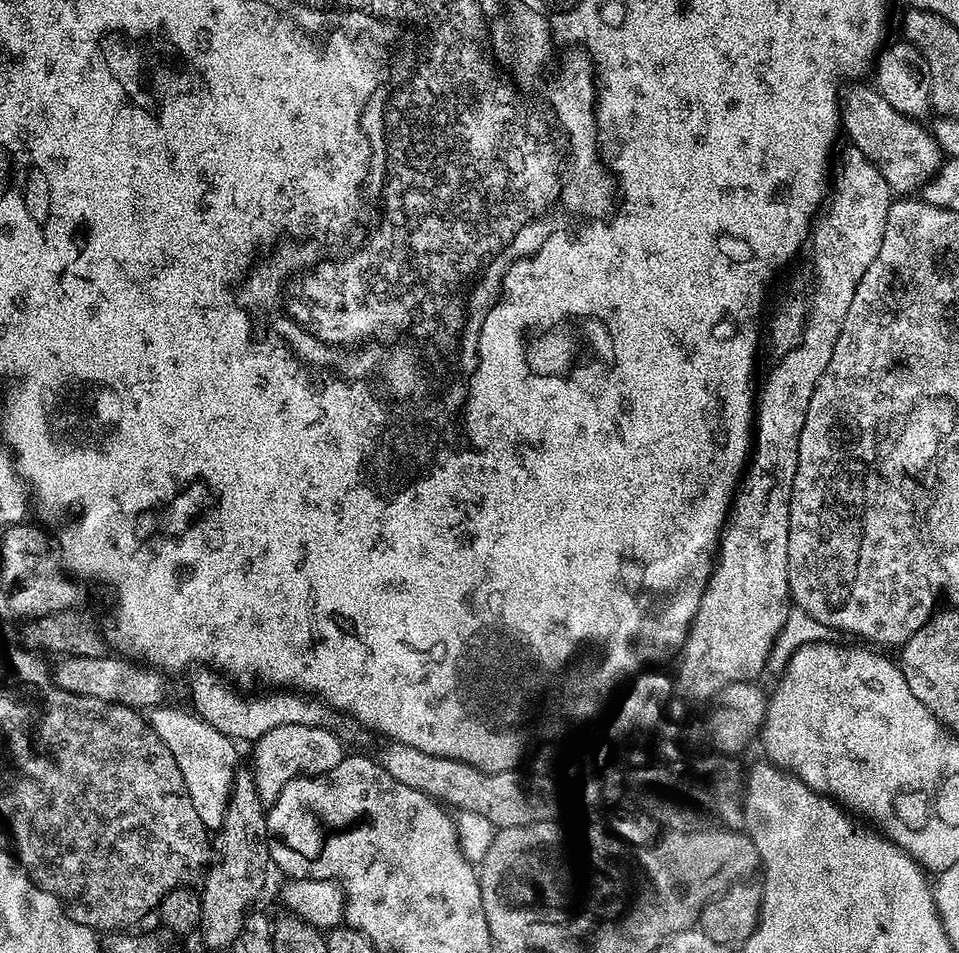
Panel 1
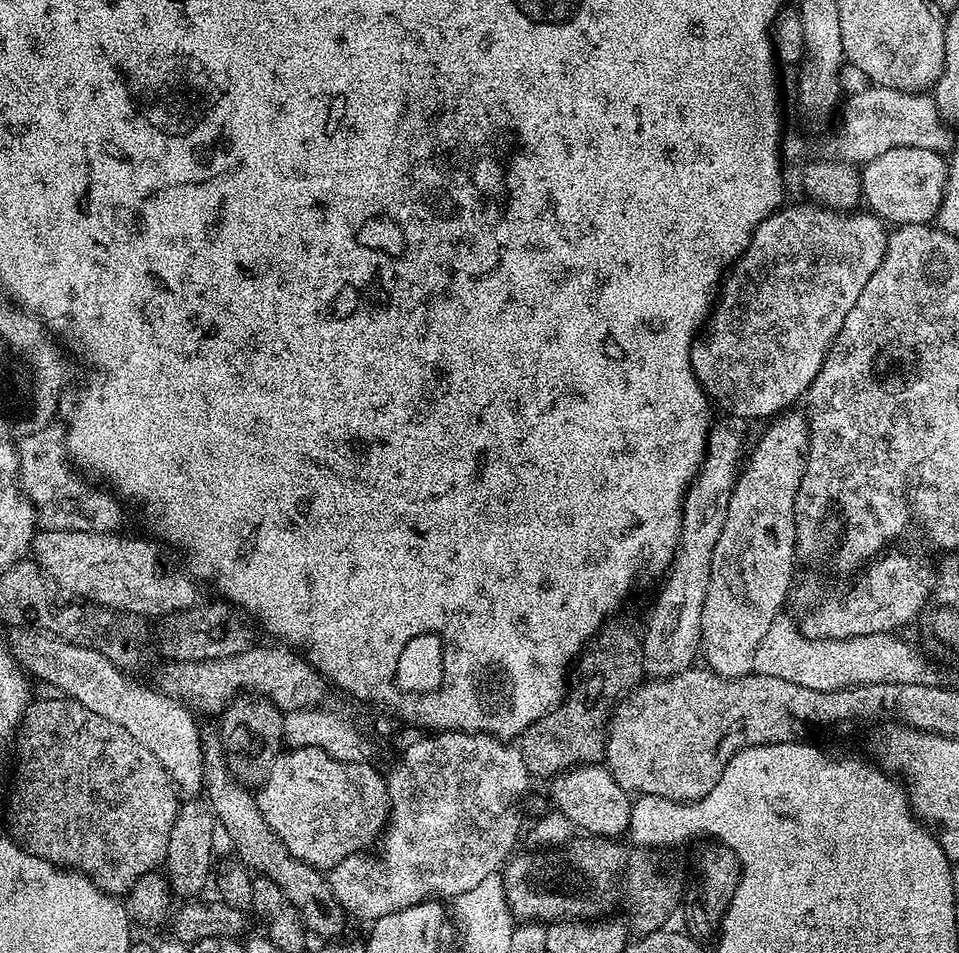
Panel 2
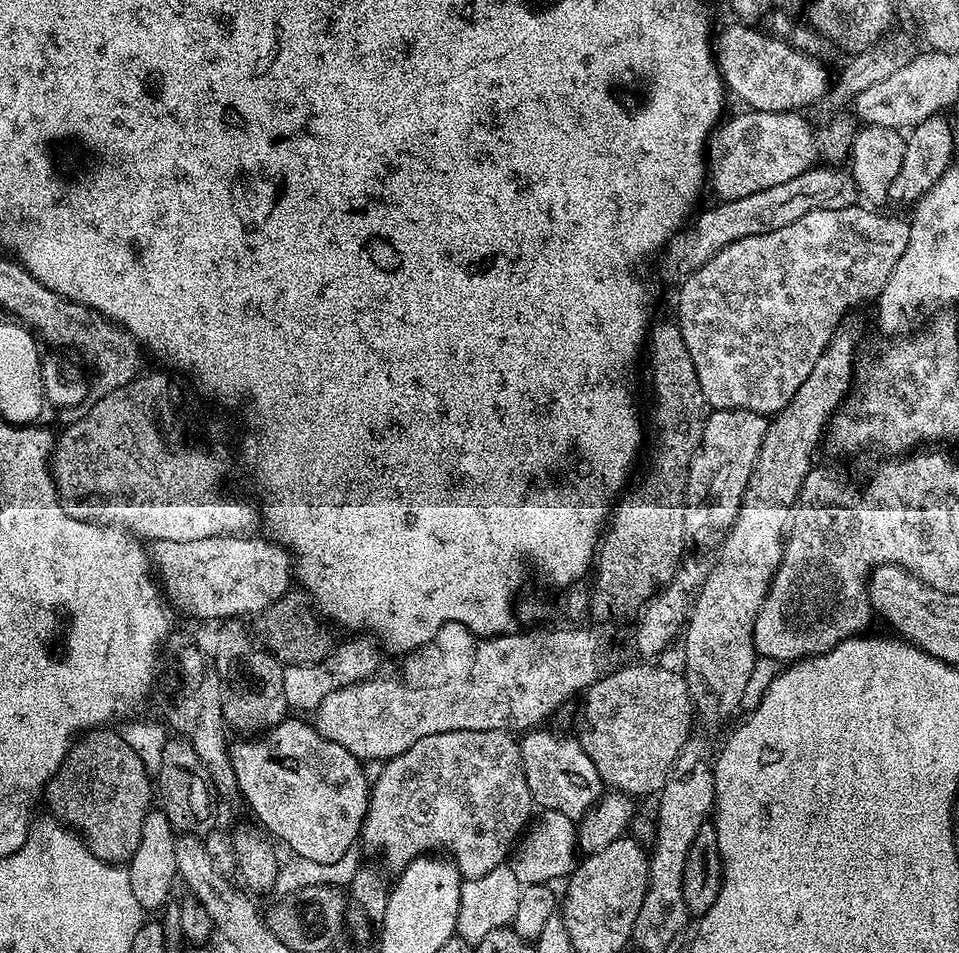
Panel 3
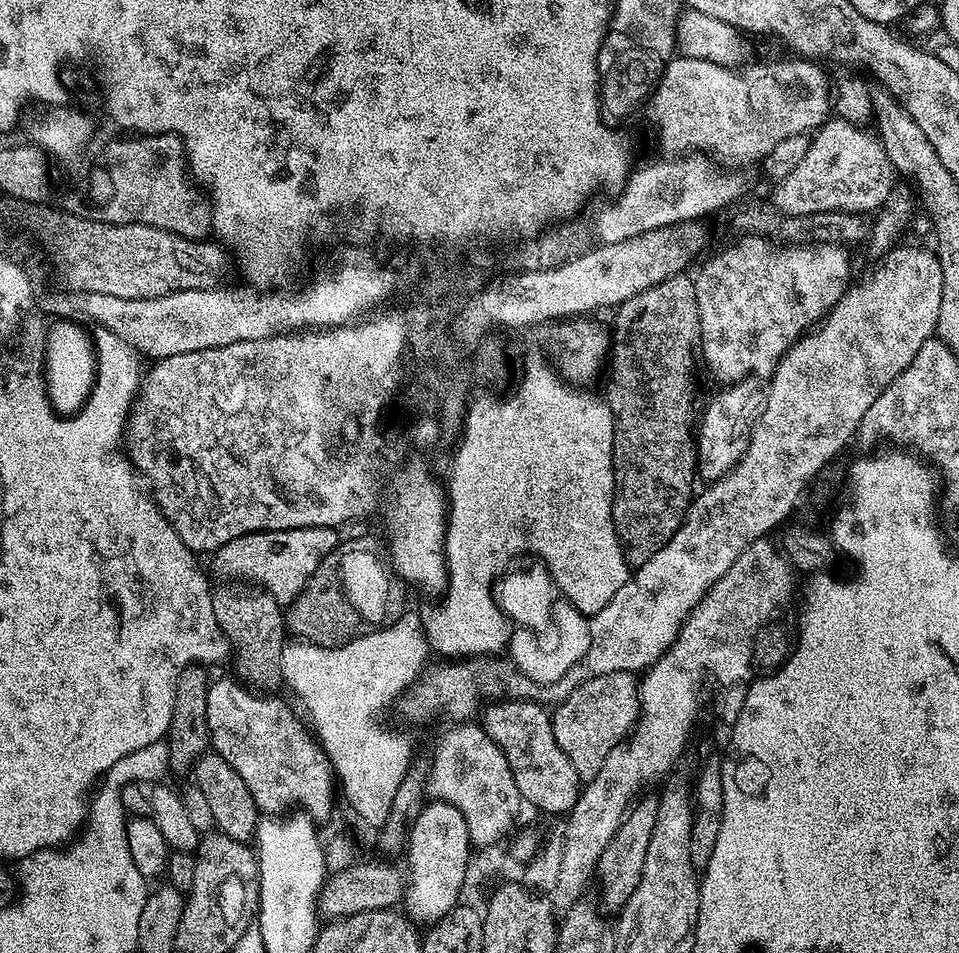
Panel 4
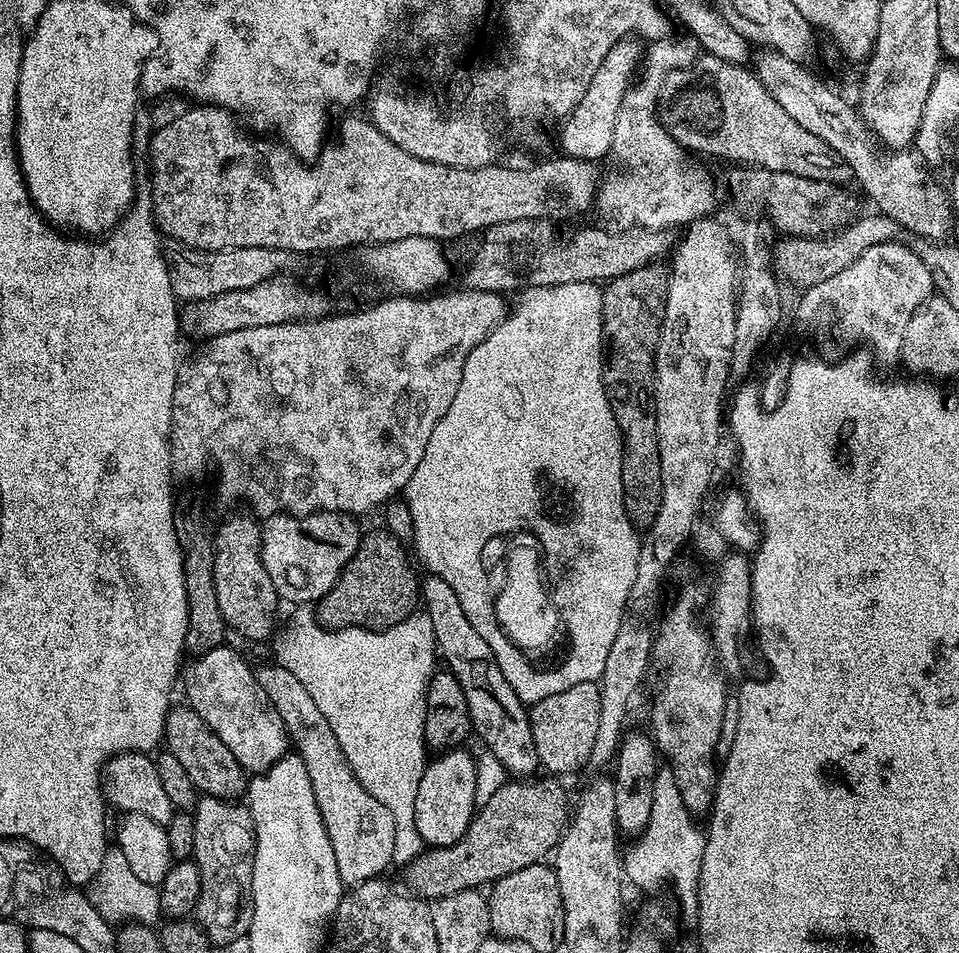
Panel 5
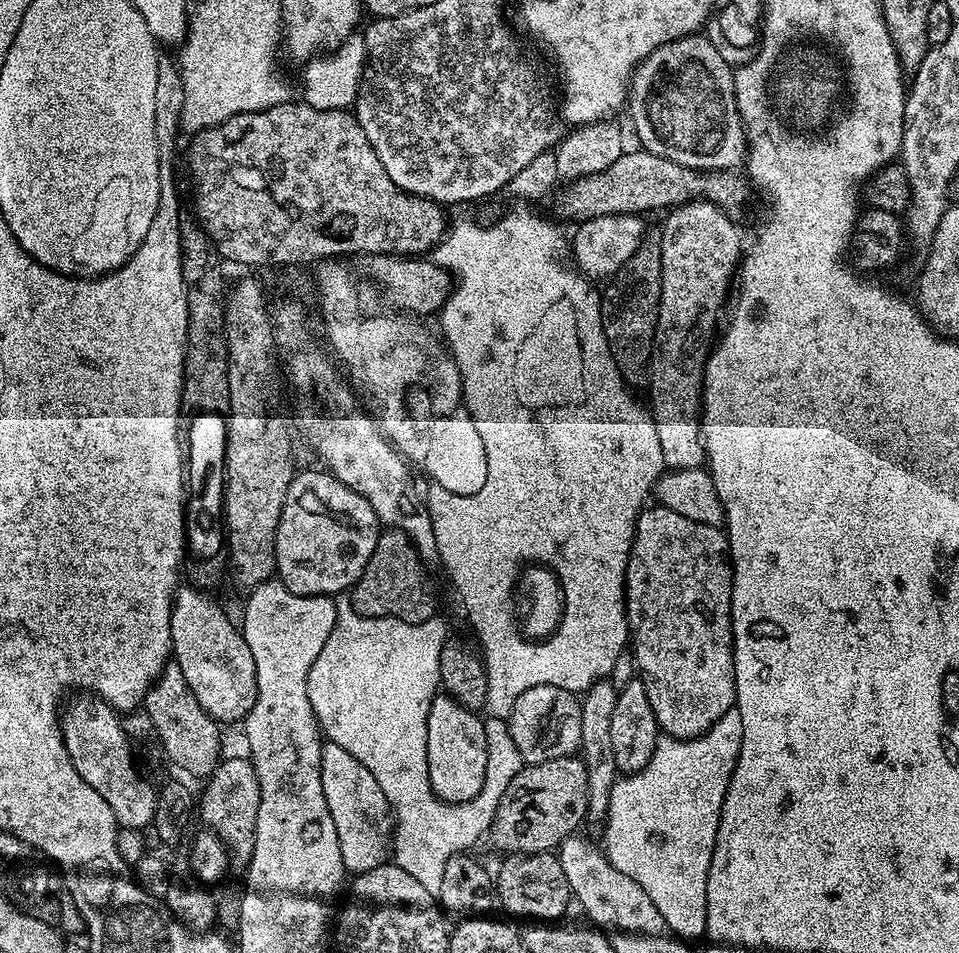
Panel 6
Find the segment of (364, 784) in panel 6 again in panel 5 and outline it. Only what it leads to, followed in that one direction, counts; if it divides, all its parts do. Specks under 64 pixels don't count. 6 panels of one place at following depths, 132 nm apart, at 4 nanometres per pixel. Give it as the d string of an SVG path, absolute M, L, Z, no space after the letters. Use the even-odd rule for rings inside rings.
M275 662L257 667L255 673L262 690L266 690L270 702L274 702L286 726L291 747L306 762L310 786L314 786L314 798L318 802L326 834L330 834L330 846L334 846L334 858L338 862L338 874L342 882L346 886L355 886L383 877L384 871L393 867L394 858L394 818L390 815L390 810L386 810L386 806L382 806L382 802L370 795L362 782L358 782L354 770L350 770L350 762L346 762L346 754L342 754L342 746L338 746L338 738L334 738L334 730L330 730L330 722L326 722L326 714L318 710L314 698L310 698L310 693L306 691L306 686L302 686L302 682L298 682L298 678L290 674L290 670Z

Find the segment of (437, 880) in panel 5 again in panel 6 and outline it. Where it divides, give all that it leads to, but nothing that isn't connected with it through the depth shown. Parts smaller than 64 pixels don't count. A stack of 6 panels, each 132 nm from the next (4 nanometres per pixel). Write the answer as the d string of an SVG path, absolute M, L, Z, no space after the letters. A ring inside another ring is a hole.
M579 755L550 758L550 762L525 764L510 782L490 829L490 841L501 854L537 855L540 852L551 853L559 849L563 840L573 835L580 823L585 823L588 815L588 766Z

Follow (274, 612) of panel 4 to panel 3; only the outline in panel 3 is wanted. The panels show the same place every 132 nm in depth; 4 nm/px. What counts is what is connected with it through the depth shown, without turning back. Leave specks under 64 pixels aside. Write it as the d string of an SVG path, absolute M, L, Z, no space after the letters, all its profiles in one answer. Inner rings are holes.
M243 619L225 620L219 625L216 632L216 645L212 648L211 663L214 665L221 688L221 712L224 715L224 723L229 729L237 728L240 734L260 734L280 724L289 715L290 709L284 691L282 690L282 678L284 677L285 665L273 658L263 646L261 646L255 635L250 631Z

